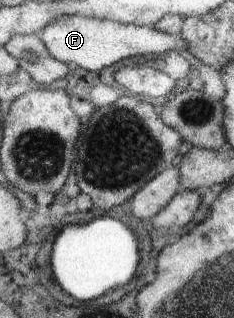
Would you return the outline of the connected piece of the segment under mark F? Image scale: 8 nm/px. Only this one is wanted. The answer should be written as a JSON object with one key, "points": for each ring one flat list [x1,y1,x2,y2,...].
{"points":[[62,16,44,28,40,35,48,51,58,61,70,64,73,68,81,67,86,71,102,71,126,57,136,55,157,55,176,50,188,49,187,39,160,31,148,26,124,25,110,20,87,18,84,16]]}

